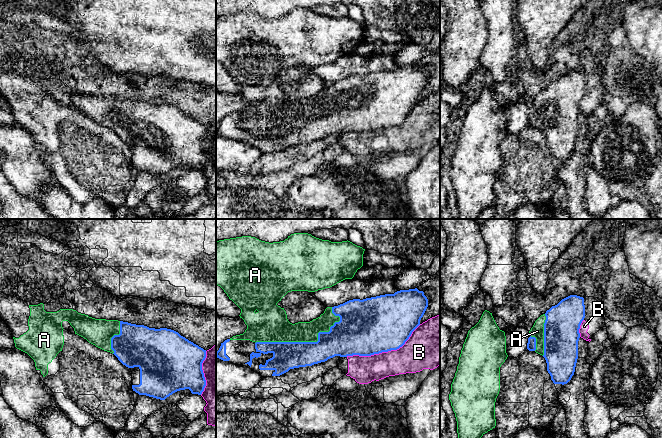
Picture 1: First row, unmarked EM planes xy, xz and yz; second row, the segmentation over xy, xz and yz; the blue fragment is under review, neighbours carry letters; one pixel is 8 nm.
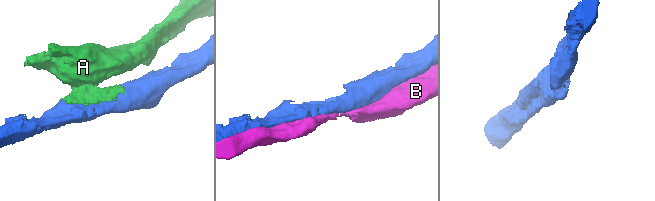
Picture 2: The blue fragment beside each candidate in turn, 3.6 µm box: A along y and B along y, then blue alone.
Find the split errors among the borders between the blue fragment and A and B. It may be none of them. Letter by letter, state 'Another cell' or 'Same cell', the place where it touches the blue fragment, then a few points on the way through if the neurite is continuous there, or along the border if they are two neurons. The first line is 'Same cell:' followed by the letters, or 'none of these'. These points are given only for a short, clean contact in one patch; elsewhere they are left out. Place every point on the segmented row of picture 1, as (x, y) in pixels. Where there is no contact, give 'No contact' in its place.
Same cell: none of these
A: Another cell. Touches blue at xz (302, 342)
B: Another cell. Touches blue at xz (384, 351)

